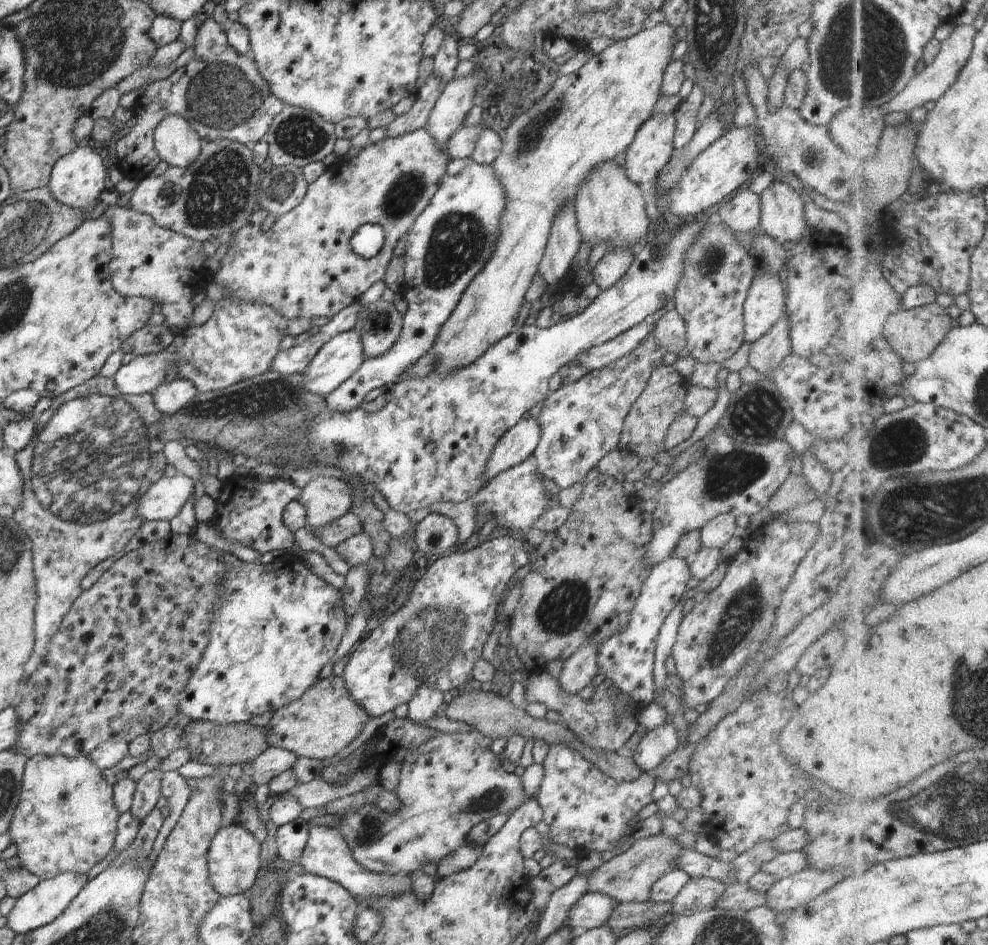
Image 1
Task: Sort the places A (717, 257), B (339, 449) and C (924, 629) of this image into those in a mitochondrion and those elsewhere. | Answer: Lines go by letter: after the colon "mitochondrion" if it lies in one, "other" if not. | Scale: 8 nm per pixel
A: mitochondrion
B: mitochondrion
C: other

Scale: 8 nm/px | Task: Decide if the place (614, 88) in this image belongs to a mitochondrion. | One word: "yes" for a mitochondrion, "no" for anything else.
no

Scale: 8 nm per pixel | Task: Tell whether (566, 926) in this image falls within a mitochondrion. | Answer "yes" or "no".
no

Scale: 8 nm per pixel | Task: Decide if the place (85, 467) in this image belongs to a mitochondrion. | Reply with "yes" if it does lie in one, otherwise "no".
yes

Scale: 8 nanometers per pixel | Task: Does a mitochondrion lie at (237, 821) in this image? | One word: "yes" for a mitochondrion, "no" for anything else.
no

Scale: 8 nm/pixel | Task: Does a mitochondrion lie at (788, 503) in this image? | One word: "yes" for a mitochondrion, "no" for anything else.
no

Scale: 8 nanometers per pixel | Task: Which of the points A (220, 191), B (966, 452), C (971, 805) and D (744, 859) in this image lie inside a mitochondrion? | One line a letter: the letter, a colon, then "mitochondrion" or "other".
A: mitochondrion
B: other
C: mitochondrion
D: other

